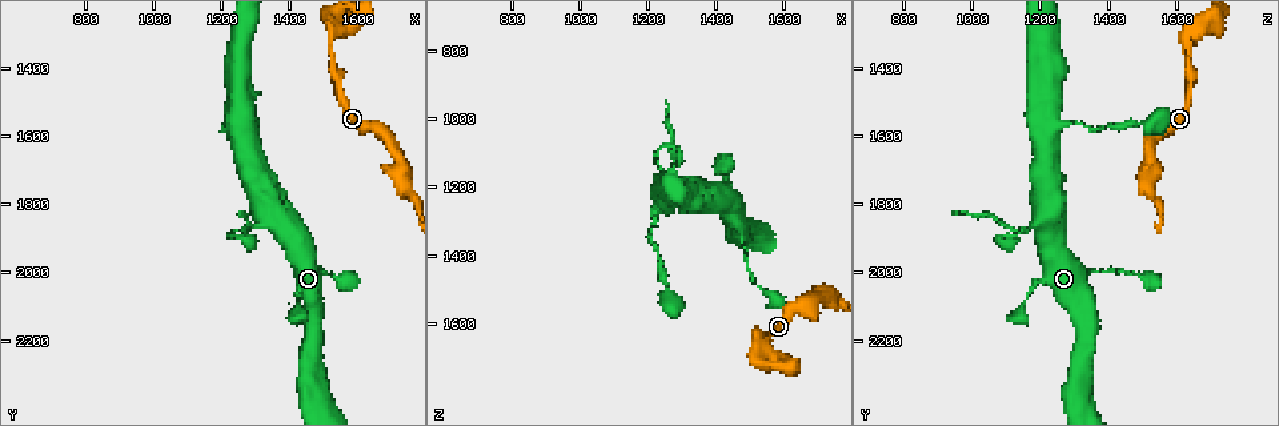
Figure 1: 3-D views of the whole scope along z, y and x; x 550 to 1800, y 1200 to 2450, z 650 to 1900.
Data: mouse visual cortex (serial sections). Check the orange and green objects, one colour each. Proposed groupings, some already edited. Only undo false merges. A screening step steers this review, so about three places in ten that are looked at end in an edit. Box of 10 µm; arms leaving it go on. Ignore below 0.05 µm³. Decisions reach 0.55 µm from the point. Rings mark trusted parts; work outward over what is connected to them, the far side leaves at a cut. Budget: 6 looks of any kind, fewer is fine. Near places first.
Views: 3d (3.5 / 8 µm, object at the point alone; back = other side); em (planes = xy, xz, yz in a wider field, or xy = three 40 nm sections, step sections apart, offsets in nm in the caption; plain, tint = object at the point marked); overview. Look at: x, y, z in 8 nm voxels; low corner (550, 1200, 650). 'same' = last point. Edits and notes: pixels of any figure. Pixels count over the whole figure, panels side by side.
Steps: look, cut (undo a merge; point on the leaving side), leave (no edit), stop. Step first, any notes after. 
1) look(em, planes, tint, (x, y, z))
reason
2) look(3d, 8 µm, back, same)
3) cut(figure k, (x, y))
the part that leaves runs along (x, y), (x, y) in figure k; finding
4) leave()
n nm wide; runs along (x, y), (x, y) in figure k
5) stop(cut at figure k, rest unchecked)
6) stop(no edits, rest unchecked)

look(3d, 3.5 µm, (1330, 1860, 1200))

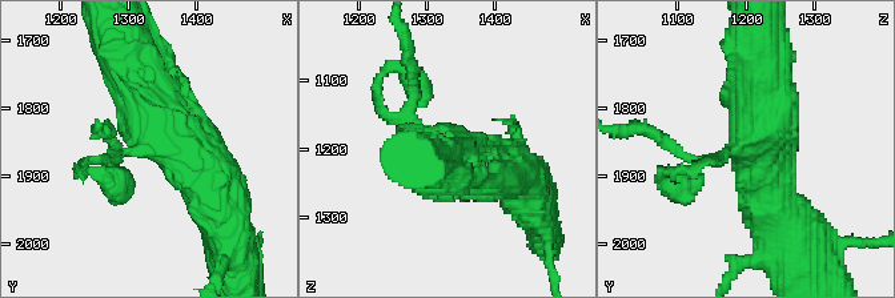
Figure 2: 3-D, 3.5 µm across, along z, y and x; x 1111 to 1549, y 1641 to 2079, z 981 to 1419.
look(em, xy, step 2, tint, (1325, 1860, 1190))
need the tissue

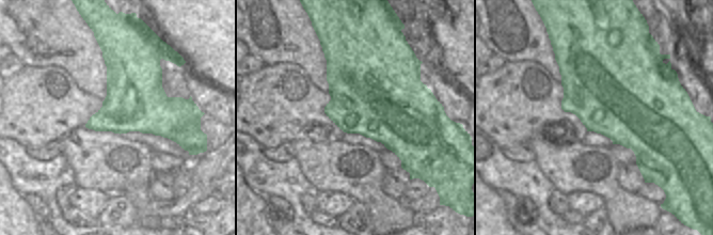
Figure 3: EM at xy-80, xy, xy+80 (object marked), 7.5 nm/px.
leave()
650 nm wide; runs along (216, 204), (127, 52) in figure 2; all the same cell

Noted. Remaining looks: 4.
look(3d, 3.5 µm, back, (1540, 1290, 1670))
side arm on a straight run

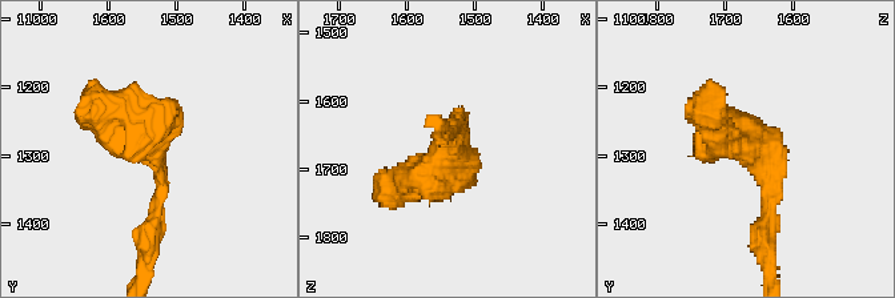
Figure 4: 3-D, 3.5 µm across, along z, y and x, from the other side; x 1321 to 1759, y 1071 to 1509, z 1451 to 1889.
look(em, planes, tint, (1535, 1285, 1670))
3 arms; arms of 200, 250, 350 nm

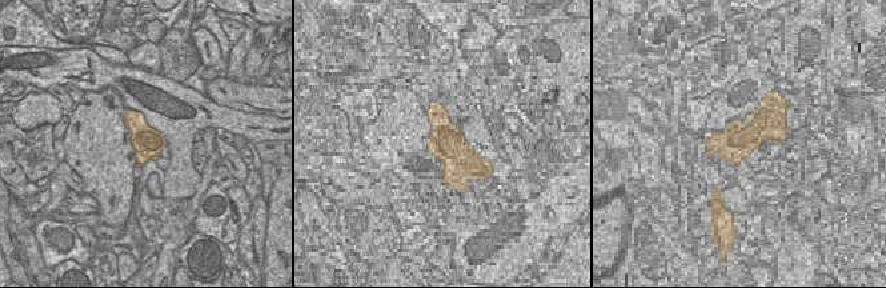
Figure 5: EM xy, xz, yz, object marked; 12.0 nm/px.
leave()
one cell here

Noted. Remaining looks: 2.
look(3d, 3.5 µm, (1500, 2000, 1440))
thin neck

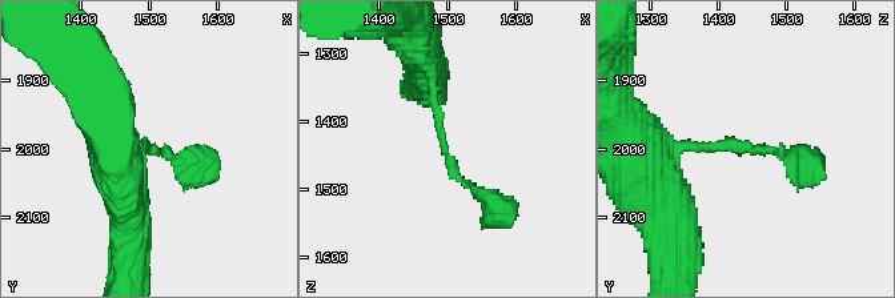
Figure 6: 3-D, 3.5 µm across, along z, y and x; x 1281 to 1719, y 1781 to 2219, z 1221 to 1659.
look(em, xy, step 2, tint, (1495, 1995, 1435))
shape alone is not enough

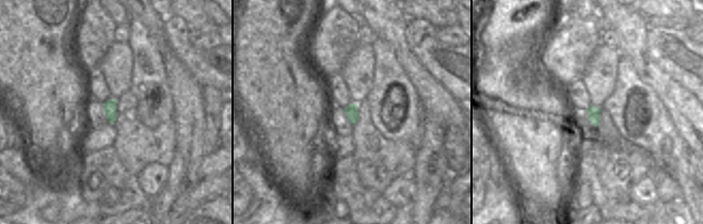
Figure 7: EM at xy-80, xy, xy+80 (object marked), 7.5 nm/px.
leave()
100 nm wide; runs along (428, 61), (452, 170), (497, 208) in figure 6; continuous, no second cell

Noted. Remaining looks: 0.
stop(no edits, rest unchecked)

